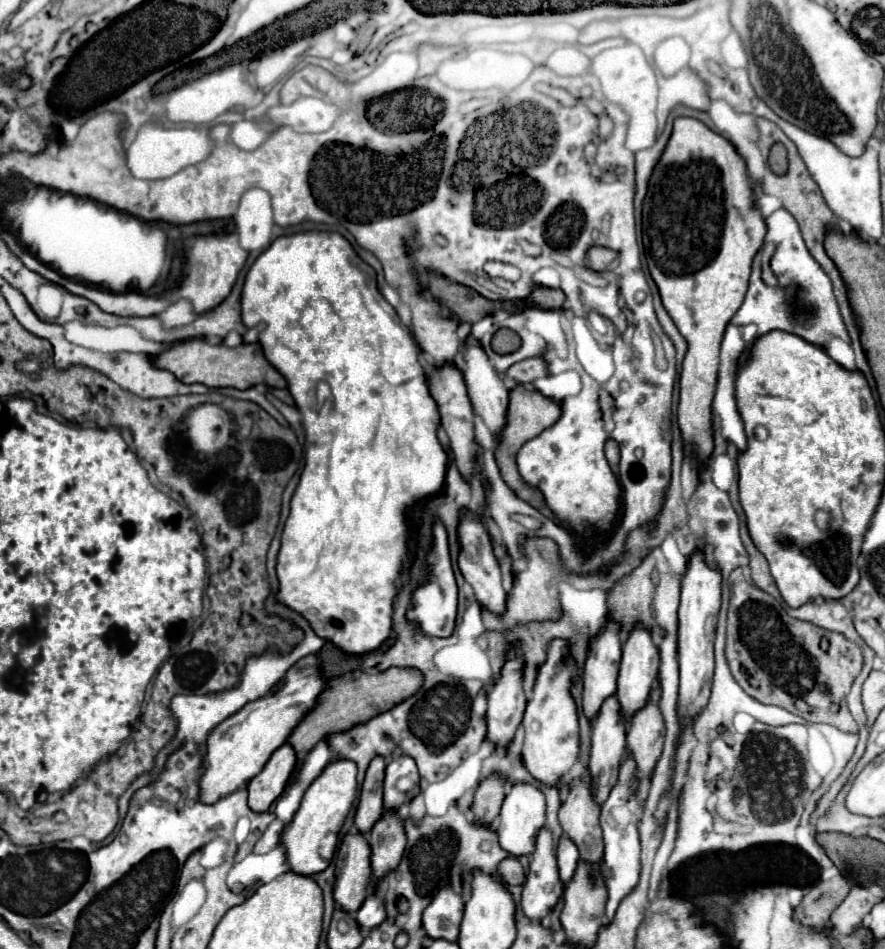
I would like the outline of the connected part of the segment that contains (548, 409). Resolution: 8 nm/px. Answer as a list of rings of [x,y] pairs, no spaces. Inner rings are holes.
[[[516,385],[516,387],[510,391],[510,403],[508,403],[508,411],[506,411],[506,425],[504,425],[504,429],[502,429],[500,435],[498,435],[500,441],[498,441],[496,453],[494,453],[496,463],[498,463],[498,469],[500,469],[500,475],[504,477],[504,483],[506,483],[522,501],[526,501],[528,505],[532,505],[534,509],[538,509],[540,513],[544,513],[544,517],[554,519],[554,521],[558,521],[558,519],[556,519],[554,513],[548,509],[548,505],[546,505],[546,501],[544,501],[544,495],[542,495],[536,487],[528,485],[528,483],[520,477],[520,473],[518,473],[518,469],[516,469],[516,453],[518,453],[518,449],[520,449],[526,441],[530,441],[532,437],[540,435],[540,433],[542,433],[546,427],[550,427],[558,417],[560,417],[560,403],[556,403],[554,399],[544,397],[544,395],[542,395],[540,391],[536,391],[536,389],[528,389],[526,385]]]

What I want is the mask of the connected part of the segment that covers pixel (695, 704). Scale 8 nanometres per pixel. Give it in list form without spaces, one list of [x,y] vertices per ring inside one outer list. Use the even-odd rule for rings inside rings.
[[[696,551],[682,579],[682,603],[678,611],[678,663],[680,663],[680,697],[678,713],[680,717],[694,717],[710,697],[712,673],[714,673],[714,631],[720,611],[722,577],[720,569],[708,565],[704,551]]]

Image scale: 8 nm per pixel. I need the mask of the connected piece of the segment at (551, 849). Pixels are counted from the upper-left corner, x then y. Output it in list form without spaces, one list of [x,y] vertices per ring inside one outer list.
[[[542,827],[536,837],[536,847],[532,851],[528,877],[522,891],[522,909],[526,917],[532,921],[542,921],[562,899],[562,893],[564,883],[558,875],[554,839],[552,833]]]

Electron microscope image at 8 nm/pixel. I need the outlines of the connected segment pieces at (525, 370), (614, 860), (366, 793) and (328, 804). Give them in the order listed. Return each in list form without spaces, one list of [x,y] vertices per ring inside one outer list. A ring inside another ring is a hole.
[[[532,357],[532,359],[524,359],[518,361],[516,365],[512,365],[512,369],[508,369],[508,373],[504,373],[508,379],[514,379],[516,383],[530,383],[538,377],[546,377],[546,363],[542,361],[542,357]]]
[[[628,753],[624,761],[620,763],[620,777],[618,783],[612,787],[608,799],[602,803],[600,811],[600,827],[604,845],[602,875],[604,875],[605,885],[608,887],[608,903],[606,903],[606,917],[612,921],[618,903],[636,887],[638,875],[640,875],[640,839],[638,839],[638,829],[636,829],[636,819],[632,809],[638,809],[636,797],[632,797],[632,791],[636,793],[640,787],[640,779],[636,777],[636,761]]]
[[[376,755],[370,761],[370,767],[366,771],[366,779],[364,779],[364,785],[362,785],[362,791],[360,791],[358,809],[356,809],[356,815],[354,815],[354,823],[356,823],[358,831],[362,831],[362,833],[368,833],[368,829],[372,829],[372,825],[384,813],[384,803],[382,803],[384,767],[386,767],[386,759]]]
[[[346,759],[330,763],[320,773],[320,777],[308,787],[294,819],[286,825],[282,833],[282,845],[286,847],[286,859],[292,873],[310,877],[322,873],[330,865],[338,845],[338,833],[352,807],[354,797],[356,797],[356,763]]]

